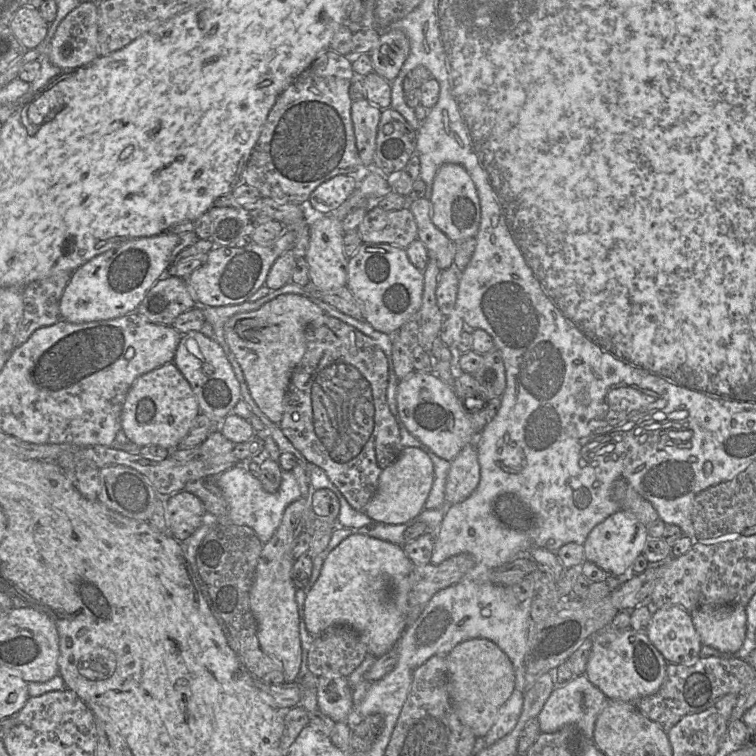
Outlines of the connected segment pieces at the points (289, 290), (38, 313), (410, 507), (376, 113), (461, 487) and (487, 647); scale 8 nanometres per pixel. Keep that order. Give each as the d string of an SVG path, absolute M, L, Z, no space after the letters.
M289 282L279 289L271 290L266 296L254 302L245 301L240 304L225 306L195 305L202 310L206 322L211 324L216 336L216 342L222 347L240 384L241 399L247 403L250 410L253 409L253 398L250 394L243 371L226 342L224 327L226 322L232 316L243 312L257 310L267 302L272 301L274 298L284 294L299 294L307 297L308 299L311 297L319 298L319 290L315 289L312 285L300 286L293 282Z
M55 273L49 278L33 281L23 289L23 316L15 336L15 348L28 340L38 328L50 326L62 319L60 300L72 273Z
M405 447L396 461L381 473L376 492L364 512L374 522L404 524L424 509L433 481L434 467L428 454L420 448Z
M366 98L352 102L351 118L356 146L364 166L374 164L373 156L381 113L382 109L370 103Z
M475 443L466 445L451 461L445 487L447 505L467 499L480 483L480 464Z
M473 638L456 645L446 655L449 694L459 720L471 729L474 735L485 737L492 728L500 707L509 699L515 687L514 667L508 656L491 640Z

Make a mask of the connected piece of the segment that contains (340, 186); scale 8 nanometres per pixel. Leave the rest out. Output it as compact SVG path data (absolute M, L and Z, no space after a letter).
M337 175L320 184L311 193L309 203L316 214L329 214L348 199L357 185L351 175Z

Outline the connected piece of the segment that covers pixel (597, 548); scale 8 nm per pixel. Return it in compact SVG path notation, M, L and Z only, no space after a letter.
M618 510L589 533L583 544L585 560L593 562L609 575L622 575L632 566L636 558L642 555L647 539L647 527L633 514Z

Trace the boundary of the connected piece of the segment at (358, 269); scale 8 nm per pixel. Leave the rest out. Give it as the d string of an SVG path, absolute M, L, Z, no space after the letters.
M363 242L348 260L347 287L359 301L363 319L375 330L395 335L421 308L424 276L411 263L406 249L387 243Z

